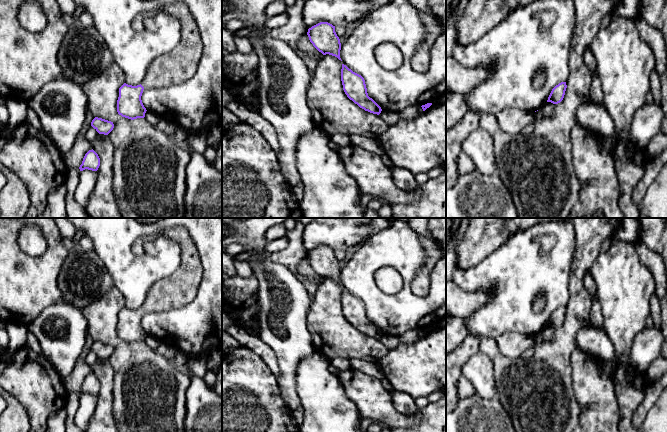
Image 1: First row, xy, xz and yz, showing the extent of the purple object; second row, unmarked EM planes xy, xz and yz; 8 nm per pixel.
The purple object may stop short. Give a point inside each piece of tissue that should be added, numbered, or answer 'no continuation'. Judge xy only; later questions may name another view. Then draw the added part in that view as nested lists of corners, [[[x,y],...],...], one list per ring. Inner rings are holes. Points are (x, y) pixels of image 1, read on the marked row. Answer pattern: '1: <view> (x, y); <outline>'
1: xy (178, 66); [[[177,2],[166,6],[165,11],[180,20],[181,41],[173,51],[153,60],[141,82],[144,89],[162,88],[187,82],[196,73],[201,59],[203,44],[187,5]]]

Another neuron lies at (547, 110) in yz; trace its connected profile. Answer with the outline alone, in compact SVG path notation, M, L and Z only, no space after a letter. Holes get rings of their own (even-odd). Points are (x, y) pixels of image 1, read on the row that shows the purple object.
M546 102L542 107L534 112L533 122L536 122L537 120L543 119L545 117L551 117L555 112L555 106L556 104Z

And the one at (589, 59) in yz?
M588 48L586 51L585 51L585 54L584 54L584 62L585 64L587 65L588 69L593 72L593 73L596 73L597 74L597 64L596 64L596 60L593 56L593 53L591 51L590 48Z

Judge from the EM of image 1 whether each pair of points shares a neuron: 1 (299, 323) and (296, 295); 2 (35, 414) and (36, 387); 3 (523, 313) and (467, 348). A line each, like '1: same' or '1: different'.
1: same
2: same
3: different

